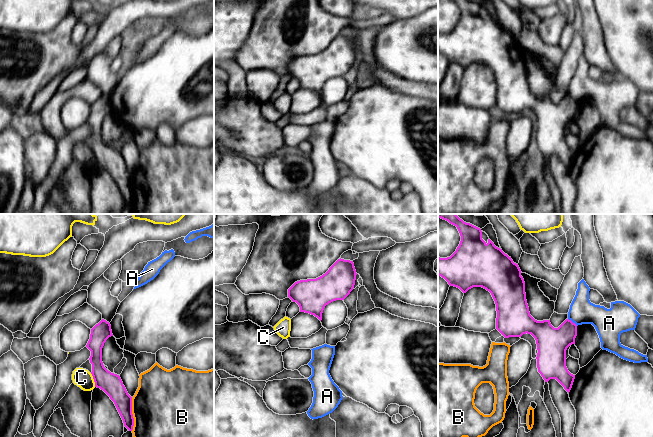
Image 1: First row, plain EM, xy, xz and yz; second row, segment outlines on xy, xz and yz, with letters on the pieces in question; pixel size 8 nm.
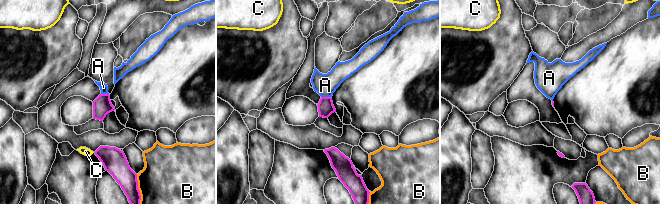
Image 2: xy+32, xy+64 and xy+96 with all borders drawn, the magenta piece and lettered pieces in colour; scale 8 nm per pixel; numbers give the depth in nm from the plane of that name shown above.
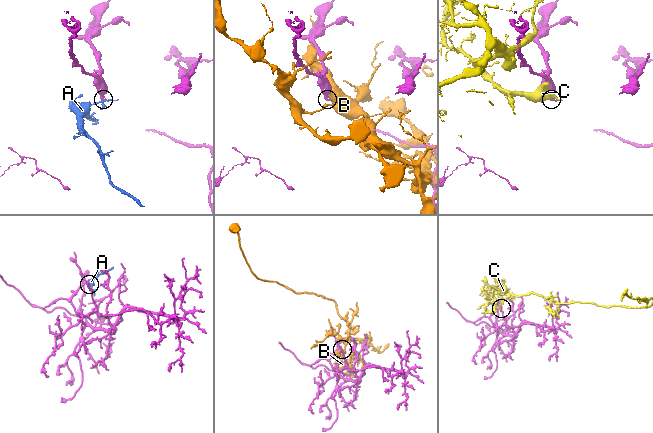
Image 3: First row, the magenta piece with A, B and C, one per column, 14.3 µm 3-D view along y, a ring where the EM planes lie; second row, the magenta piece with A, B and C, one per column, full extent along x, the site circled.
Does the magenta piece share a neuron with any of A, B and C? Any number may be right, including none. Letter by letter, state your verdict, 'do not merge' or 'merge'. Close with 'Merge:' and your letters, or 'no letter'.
A: do not merge
B: do not merge
C: do not merge
Merge: no letter

